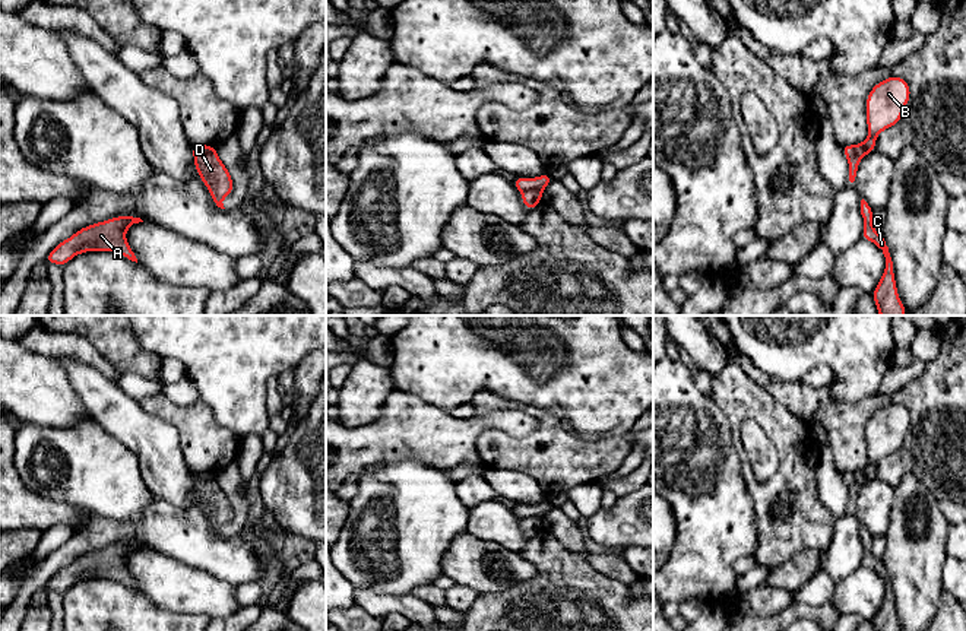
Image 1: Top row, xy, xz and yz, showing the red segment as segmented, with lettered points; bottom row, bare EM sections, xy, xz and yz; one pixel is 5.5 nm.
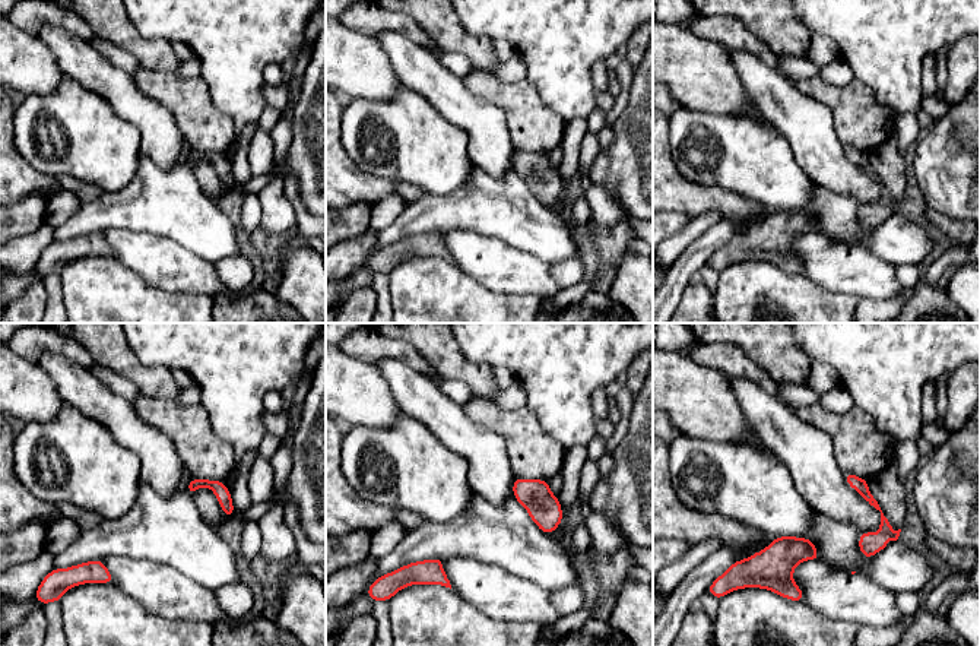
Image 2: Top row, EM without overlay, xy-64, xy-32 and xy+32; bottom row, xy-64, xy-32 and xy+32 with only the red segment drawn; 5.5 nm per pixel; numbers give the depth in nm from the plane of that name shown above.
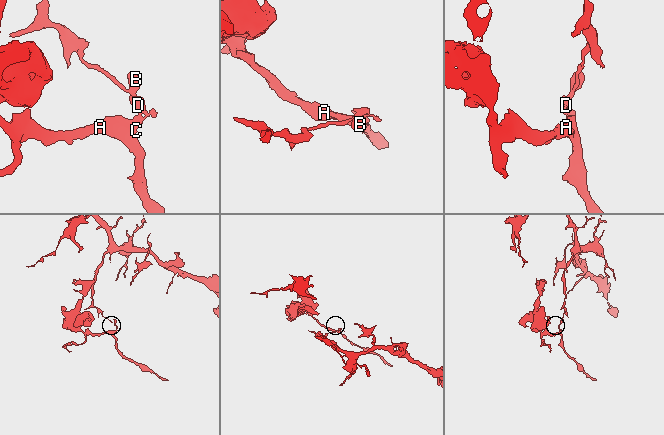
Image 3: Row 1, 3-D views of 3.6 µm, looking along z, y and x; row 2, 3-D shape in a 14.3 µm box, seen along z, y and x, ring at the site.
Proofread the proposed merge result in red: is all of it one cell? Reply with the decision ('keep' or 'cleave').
cleave

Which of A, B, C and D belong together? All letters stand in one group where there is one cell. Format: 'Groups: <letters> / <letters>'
Groups: A C D / B

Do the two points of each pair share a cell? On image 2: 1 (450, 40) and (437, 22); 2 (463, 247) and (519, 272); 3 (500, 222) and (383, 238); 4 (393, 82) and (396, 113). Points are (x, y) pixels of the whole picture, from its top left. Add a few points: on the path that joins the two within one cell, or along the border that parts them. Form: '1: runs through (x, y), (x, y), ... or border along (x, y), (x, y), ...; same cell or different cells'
1: runs through (450, 35), (441, 27); same cell
2: runs through (476, 253), (506, 269); same cell
3: runs through (471, 215), (421, 215), (412, 219); same cell
4: border along (403, 85), (386, 101), (361, 100); different cells

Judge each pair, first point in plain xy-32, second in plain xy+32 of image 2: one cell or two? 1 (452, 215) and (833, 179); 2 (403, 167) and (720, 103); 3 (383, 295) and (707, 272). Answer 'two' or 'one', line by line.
1: two
2: two
3: one

